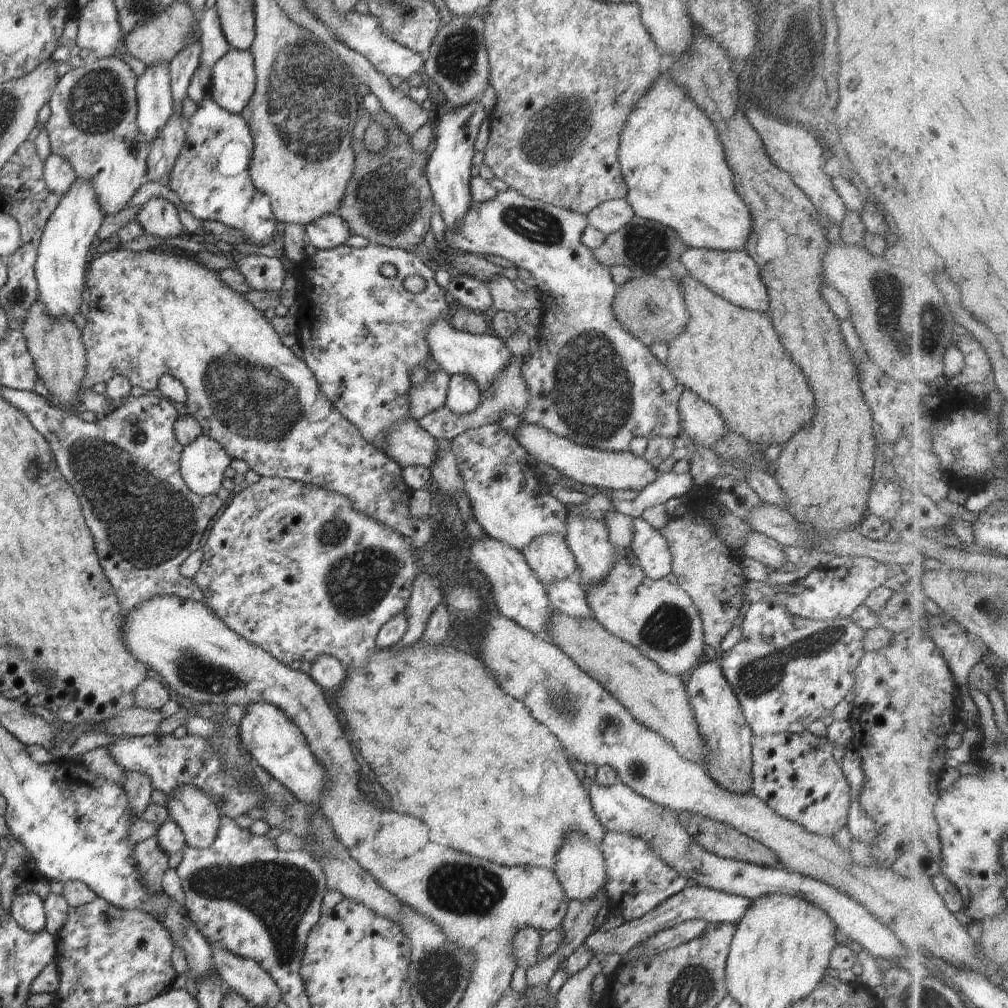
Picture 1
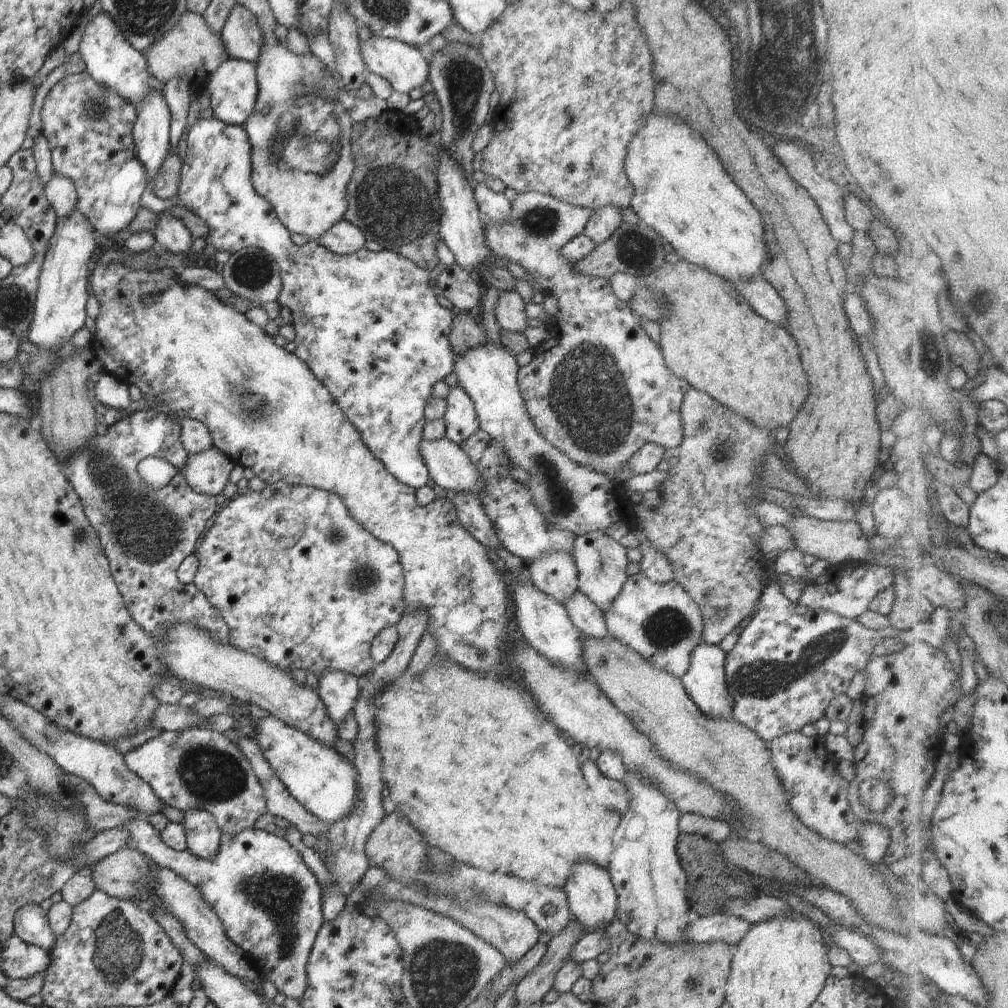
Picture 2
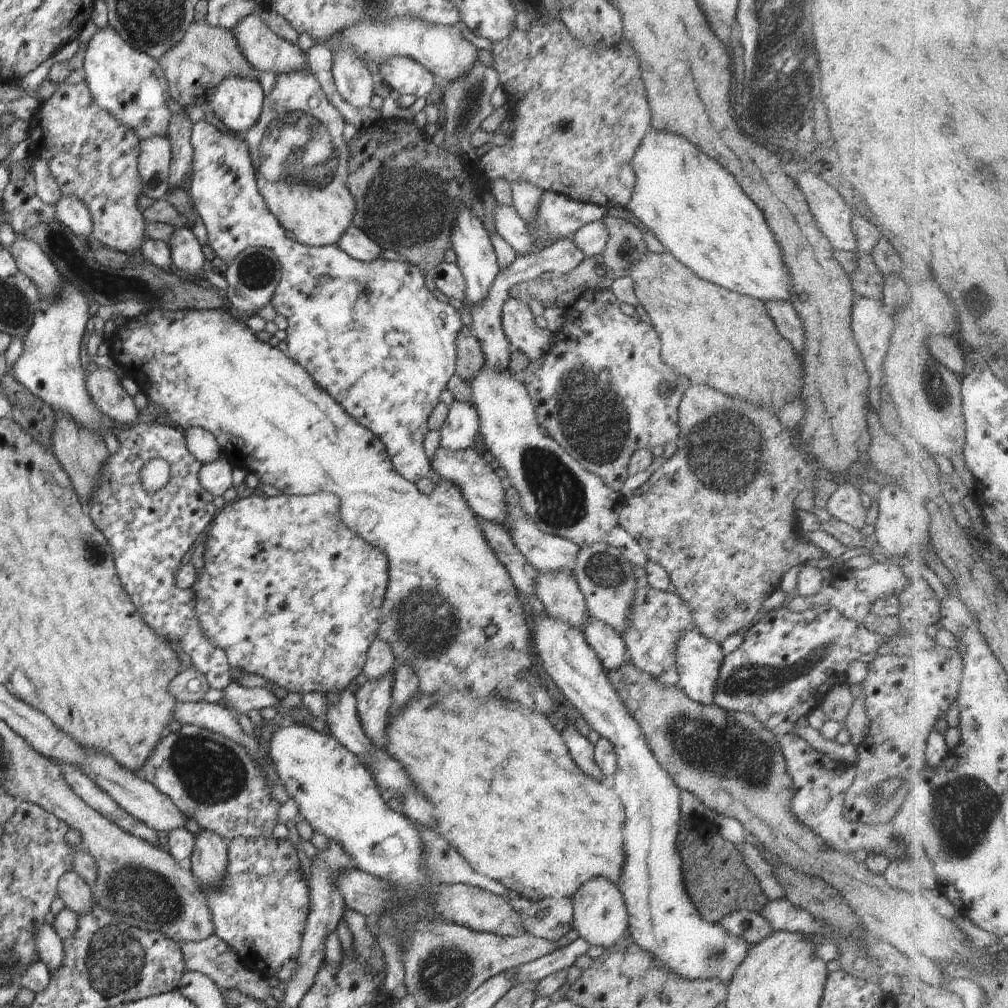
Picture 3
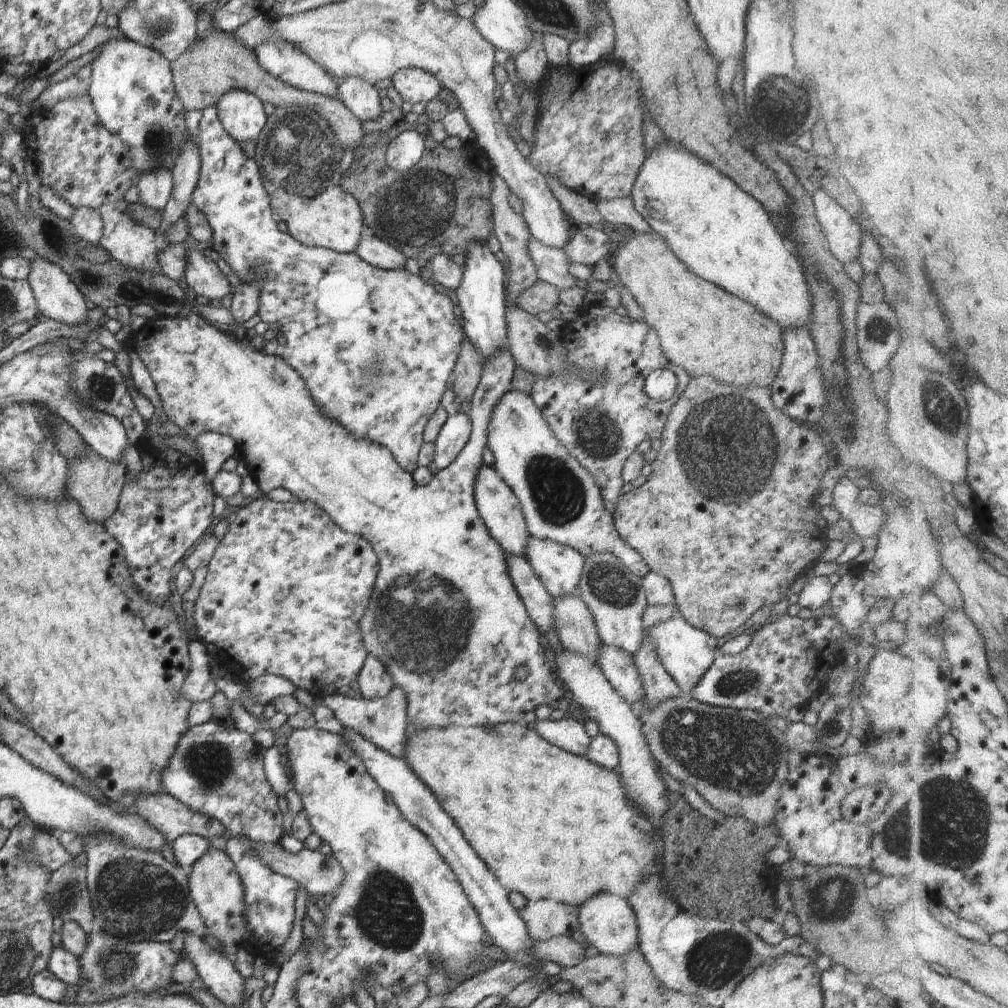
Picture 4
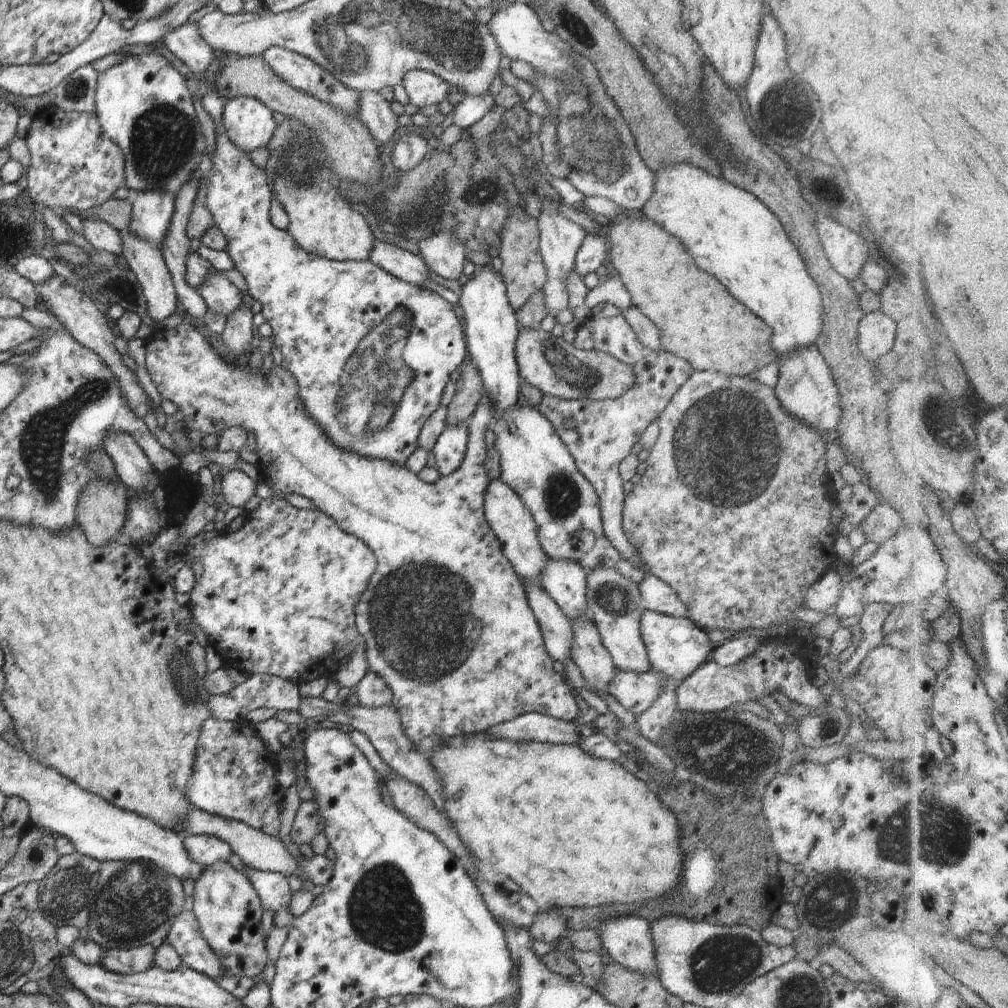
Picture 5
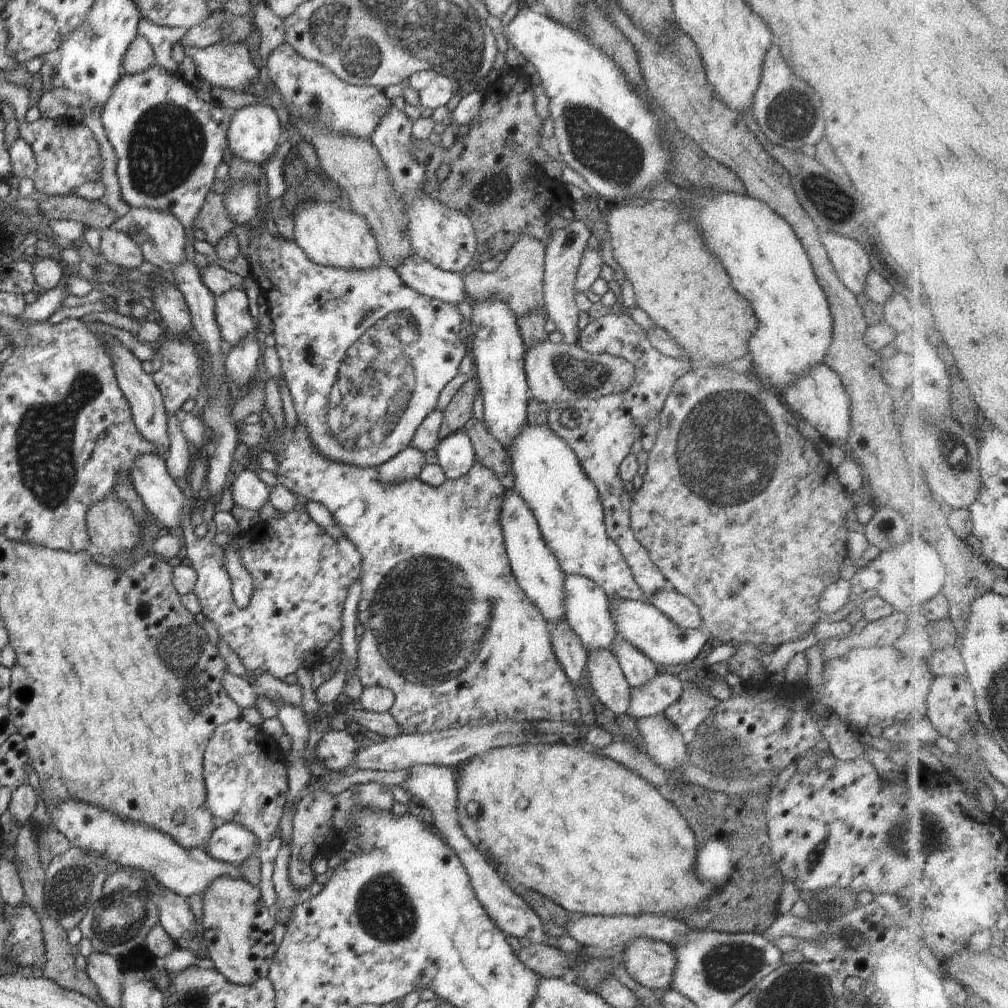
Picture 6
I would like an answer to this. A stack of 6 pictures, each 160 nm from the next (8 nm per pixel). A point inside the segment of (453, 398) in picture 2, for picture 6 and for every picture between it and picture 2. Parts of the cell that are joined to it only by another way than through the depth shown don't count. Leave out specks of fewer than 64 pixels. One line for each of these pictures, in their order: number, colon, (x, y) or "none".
3: (459, 431)
4: (455, 432)
5: (449, 450)
6: (456, 455)

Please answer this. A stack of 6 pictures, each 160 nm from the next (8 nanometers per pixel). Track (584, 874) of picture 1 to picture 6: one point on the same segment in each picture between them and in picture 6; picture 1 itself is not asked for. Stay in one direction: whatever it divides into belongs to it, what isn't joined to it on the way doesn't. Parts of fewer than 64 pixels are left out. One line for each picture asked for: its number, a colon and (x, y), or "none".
2: (591, 896)
3: (600, 915)
4: (607, 921)
5: (626, 939)
6: (650, 963)

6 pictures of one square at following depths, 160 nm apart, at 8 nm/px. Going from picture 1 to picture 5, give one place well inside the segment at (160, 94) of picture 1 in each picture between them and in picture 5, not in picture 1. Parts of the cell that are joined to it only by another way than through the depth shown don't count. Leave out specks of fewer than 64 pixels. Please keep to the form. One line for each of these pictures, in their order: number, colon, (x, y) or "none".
2: (151, 132)
3: (153, 161)
4: (155, 187)
5: (152, 210)

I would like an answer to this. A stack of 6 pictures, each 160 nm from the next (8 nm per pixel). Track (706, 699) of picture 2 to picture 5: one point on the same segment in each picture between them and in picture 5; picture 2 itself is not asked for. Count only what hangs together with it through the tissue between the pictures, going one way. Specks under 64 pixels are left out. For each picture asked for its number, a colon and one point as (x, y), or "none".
3: (698, 660)
4: (687, 653)
5: (675, 646)

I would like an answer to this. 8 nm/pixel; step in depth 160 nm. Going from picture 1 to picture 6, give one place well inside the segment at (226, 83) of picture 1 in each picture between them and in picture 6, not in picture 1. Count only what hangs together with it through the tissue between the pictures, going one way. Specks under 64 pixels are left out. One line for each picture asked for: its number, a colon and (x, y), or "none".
2: (233, 89)
3: (237, 102)
4: (241, 113)
5: (249, 124)
6: (253, 131)

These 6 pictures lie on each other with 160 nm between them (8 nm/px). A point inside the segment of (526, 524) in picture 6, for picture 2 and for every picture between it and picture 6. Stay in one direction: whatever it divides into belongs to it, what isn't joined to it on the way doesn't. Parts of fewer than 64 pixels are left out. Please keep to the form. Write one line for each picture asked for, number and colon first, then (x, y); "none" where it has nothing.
2: (449, 467)
3: (484, 491)
4: (500, 510)
5: (509, 518)

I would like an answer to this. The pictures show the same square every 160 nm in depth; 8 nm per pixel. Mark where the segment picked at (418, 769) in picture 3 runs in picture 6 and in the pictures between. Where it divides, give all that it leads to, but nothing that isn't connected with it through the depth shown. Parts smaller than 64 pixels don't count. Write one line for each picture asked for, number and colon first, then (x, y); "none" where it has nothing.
4: (549, 824)
5: (571, 830)
6: (581, 829)

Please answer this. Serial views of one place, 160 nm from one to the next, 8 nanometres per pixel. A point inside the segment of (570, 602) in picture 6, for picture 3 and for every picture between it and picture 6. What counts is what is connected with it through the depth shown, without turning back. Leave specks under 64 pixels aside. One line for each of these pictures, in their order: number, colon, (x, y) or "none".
3: (545, 552)
4: (559, 567)
5: (564, 580)

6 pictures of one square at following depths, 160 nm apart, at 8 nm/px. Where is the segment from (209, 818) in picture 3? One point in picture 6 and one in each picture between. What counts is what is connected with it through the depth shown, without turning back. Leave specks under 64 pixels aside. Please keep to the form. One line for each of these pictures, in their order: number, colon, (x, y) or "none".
4: (216, 770)
5: (233, 774)
6: (245, 772)

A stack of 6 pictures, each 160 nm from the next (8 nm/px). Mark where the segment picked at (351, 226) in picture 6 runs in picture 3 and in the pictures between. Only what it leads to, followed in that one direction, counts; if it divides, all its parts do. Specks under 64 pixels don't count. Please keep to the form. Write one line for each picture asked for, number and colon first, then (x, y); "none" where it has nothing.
3: (297, 148)
4: (298, 154)
5: (320, 221)

